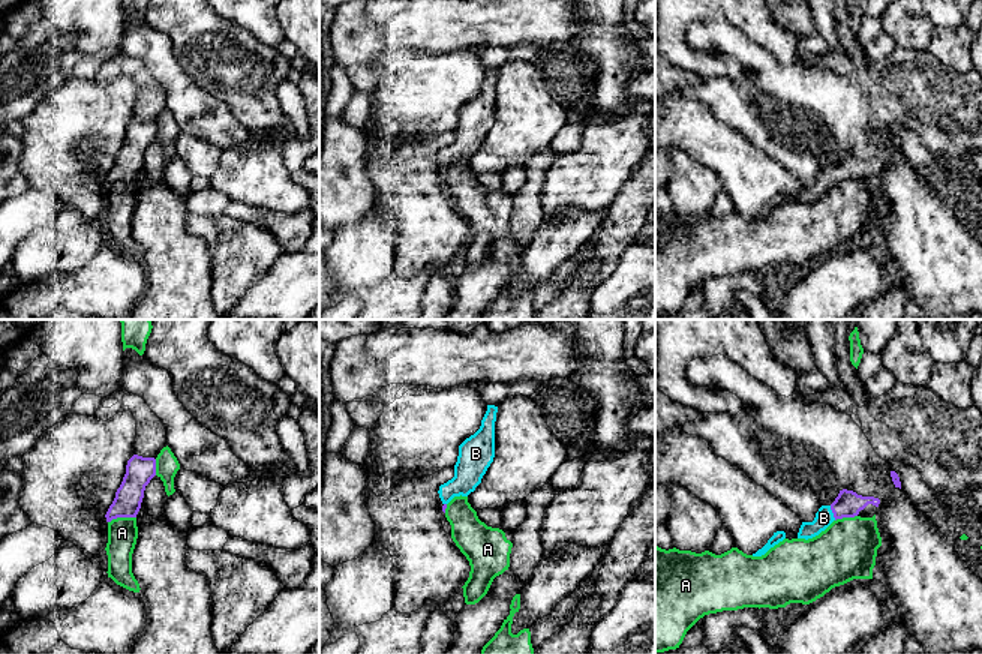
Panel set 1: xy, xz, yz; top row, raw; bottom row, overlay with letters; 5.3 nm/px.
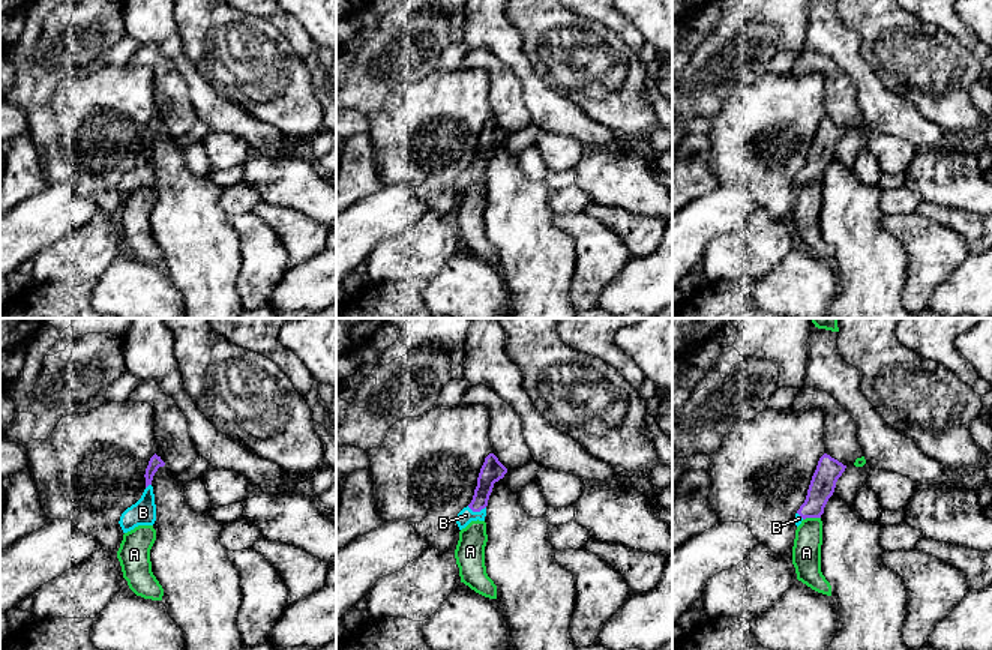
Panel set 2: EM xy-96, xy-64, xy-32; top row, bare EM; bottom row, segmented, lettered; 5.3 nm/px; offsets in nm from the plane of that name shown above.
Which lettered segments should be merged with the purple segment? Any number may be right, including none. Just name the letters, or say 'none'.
B

